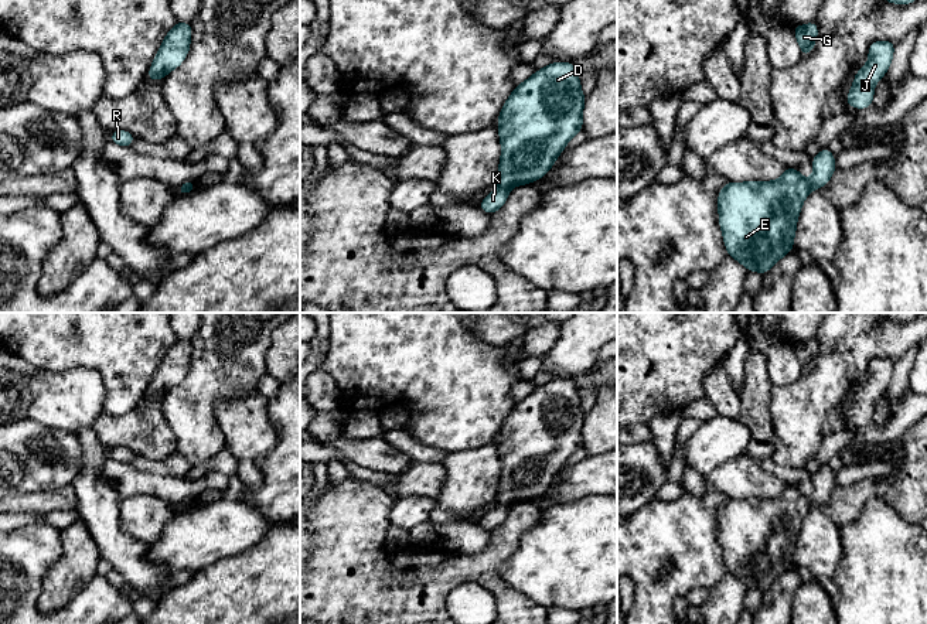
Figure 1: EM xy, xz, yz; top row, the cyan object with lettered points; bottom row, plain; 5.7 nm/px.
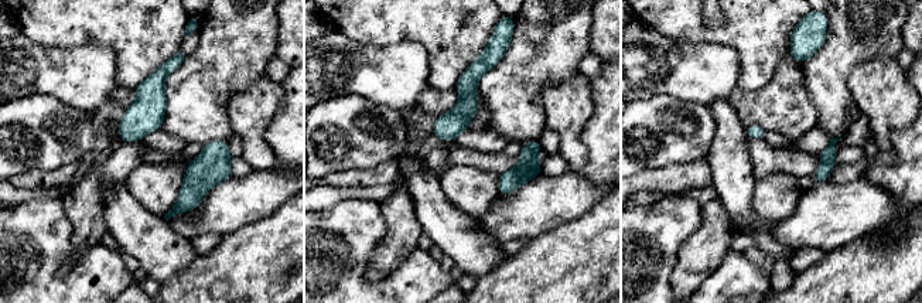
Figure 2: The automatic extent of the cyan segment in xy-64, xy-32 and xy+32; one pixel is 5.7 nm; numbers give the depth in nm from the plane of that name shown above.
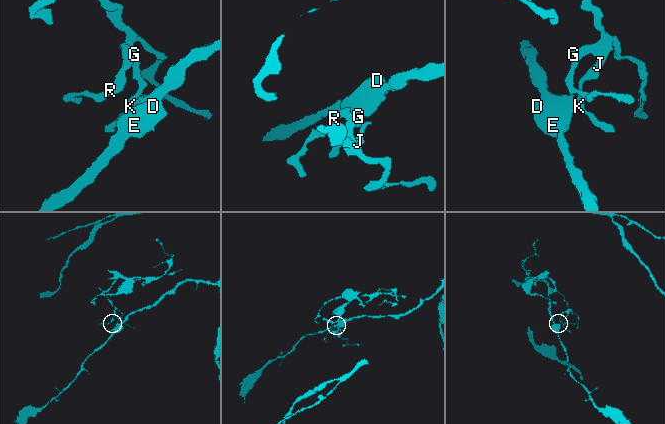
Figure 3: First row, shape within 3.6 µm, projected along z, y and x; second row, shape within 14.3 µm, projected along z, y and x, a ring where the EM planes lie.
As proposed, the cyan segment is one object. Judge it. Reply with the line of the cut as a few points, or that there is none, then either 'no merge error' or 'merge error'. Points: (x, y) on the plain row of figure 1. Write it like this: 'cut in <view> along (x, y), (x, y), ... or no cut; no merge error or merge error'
cut in xz along (498, 504), (508, 505); merge error

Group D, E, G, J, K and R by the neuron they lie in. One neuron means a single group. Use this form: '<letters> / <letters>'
D E / G J K R

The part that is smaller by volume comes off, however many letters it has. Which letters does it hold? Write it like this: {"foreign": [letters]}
{"foreign": ["G", "J", "K", "R"]}

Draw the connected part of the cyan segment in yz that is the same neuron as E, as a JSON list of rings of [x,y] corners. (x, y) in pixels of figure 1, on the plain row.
[[[785,484],[776,498],[729,498],[718,511],[719,543],[727,572],[749,589],[766,591],[794,565],[797,536],[811,504],[798,485]]]

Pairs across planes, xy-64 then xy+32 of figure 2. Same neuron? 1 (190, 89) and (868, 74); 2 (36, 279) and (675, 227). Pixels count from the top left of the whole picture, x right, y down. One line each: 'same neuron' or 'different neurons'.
1: different neurons
2: same neuron

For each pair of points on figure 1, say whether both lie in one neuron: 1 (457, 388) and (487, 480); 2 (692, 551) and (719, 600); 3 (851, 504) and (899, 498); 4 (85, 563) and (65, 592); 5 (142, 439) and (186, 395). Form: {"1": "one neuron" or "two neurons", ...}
{"1": "two neurons", "2": "two neurons", "3": "one neuron", "4": "one neuron", "5": "two neurons"}

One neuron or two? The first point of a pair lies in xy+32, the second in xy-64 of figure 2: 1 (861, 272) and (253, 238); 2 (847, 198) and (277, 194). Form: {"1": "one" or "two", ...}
{"1": "one", "2": "one"}

